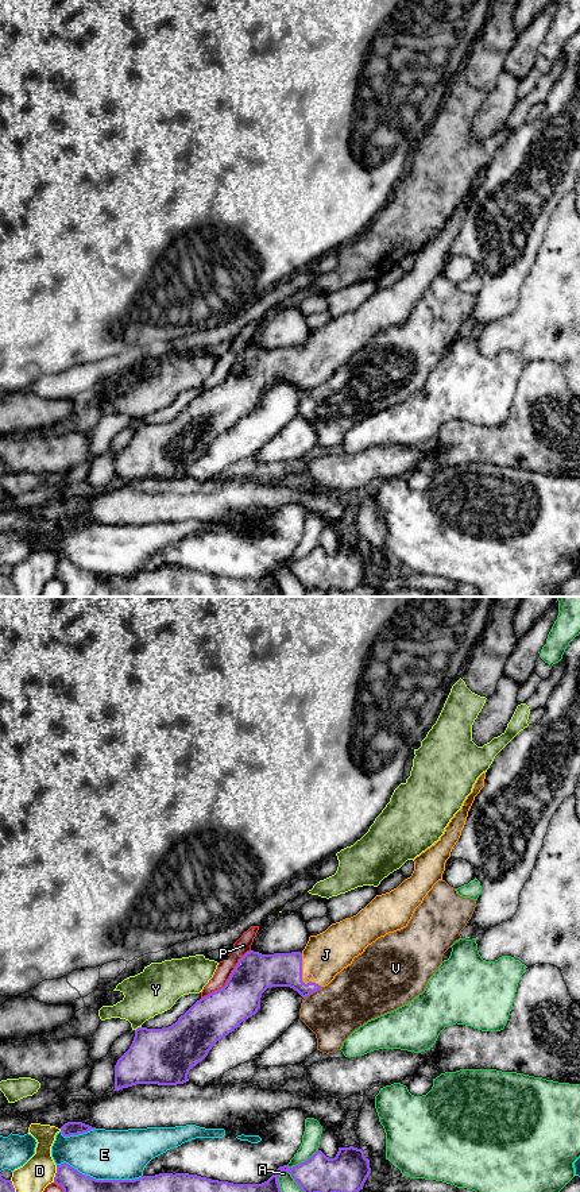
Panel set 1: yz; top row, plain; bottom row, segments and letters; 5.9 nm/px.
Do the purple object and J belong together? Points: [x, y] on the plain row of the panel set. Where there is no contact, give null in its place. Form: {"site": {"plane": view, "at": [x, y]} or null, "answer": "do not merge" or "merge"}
{"site": {"plane": "yz", "at": [301, 371]}, "answer": "merge"}

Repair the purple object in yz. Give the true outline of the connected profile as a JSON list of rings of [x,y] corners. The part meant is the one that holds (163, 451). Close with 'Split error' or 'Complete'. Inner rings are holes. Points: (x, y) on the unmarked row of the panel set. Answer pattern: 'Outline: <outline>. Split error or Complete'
Outline: [[[486,167],[477,173],[440,235],[413,255],[411,271],[397,283],[376,290],[356,310],[310,331],[302,347],[247,347],[225,381],[197,396],[175,418],[162,424],[138,423],[129,444],[115,460],[113,486],[136,479],[189,477],[189,466],[208,451],[212,441],[258,408],[267,383],[290,382],[306,393],[328,381],[378,333],[406,323],[428,288],[442,275],[445,258],[484,174]]]. Split error

